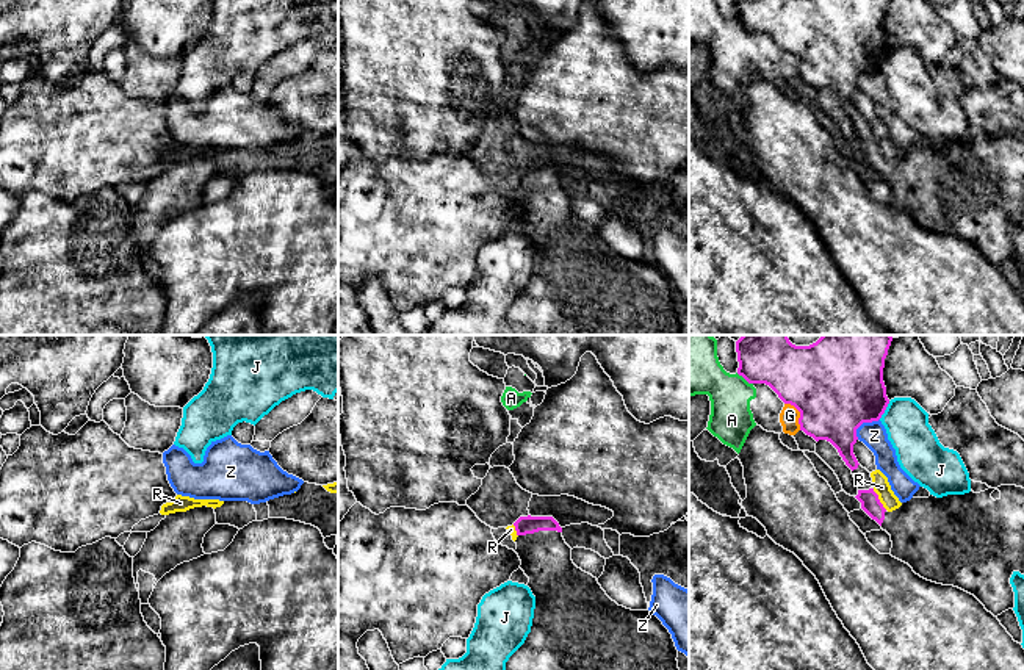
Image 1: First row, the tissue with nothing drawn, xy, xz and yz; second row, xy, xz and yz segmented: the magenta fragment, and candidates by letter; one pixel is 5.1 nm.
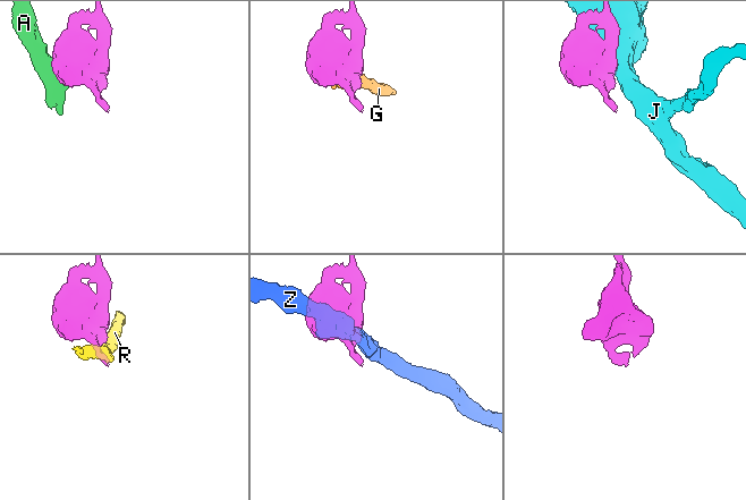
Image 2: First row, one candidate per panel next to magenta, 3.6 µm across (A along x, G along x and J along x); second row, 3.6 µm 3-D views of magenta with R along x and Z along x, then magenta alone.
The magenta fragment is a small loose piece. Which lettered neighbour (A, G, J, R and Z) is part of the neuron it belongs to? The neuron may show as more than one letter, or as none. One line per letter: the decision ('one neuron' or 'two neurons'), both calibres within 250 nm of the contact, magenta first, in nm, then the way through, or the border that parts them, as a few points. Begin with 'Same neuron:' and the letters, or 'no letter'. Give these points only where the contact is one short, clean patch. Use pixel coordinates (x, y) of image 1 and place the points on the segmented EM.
Same neuron: no letter
A: two neurons; calibres 280 and 240 nm; border yz (736, 373), (752, 384)
G: two neurons; calibres 480 and 100 nm
J: two neurons; calibres 420 and 220 nm
R: two neurons; calibres 100 and 90 nm
Z: two neurons; calibres 480 and 130 nm

